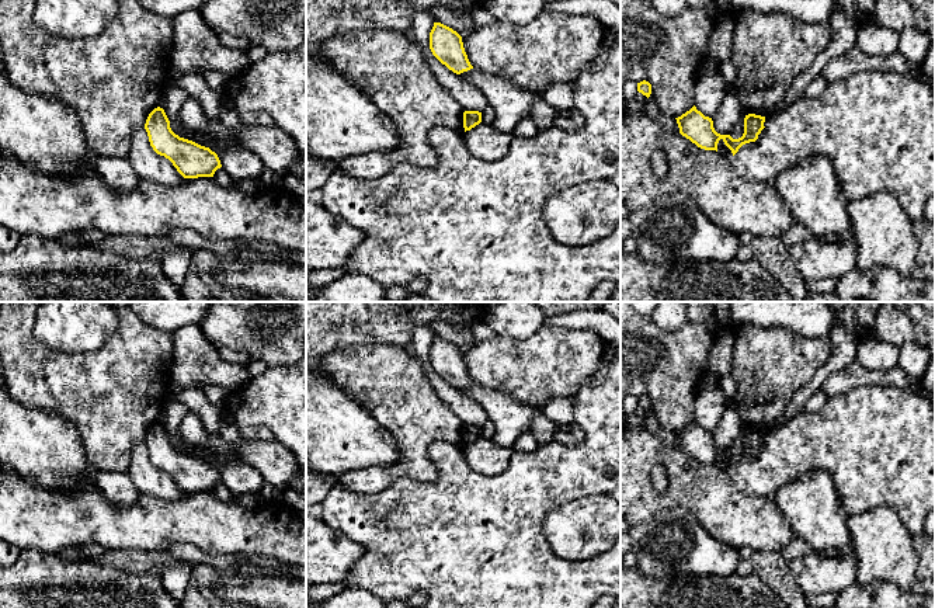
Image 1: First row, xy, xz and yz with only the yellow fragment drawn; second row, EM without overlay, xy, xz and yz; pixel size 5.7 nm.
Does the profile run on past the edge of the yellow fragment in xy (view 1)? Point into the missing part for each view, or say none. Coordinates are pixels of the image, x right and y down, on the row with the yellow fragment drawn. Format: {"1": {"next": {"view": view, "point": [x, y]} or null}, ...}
{"1": {"next": null}}

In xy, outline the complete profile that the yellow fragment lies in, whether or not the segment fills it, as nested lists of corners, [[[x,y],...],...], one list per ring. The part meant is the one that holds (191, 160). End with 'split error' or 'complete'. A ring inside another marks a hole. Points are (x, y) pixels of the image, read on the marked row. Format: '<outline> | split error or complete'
[[[160,107],[149,114],[145,129],[153,150],[168,159],[184,178],[213,177],[222,167],[218,154],[209,147],[175,135]]] | complete

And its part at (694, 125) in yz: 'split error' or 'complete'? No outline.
complete

